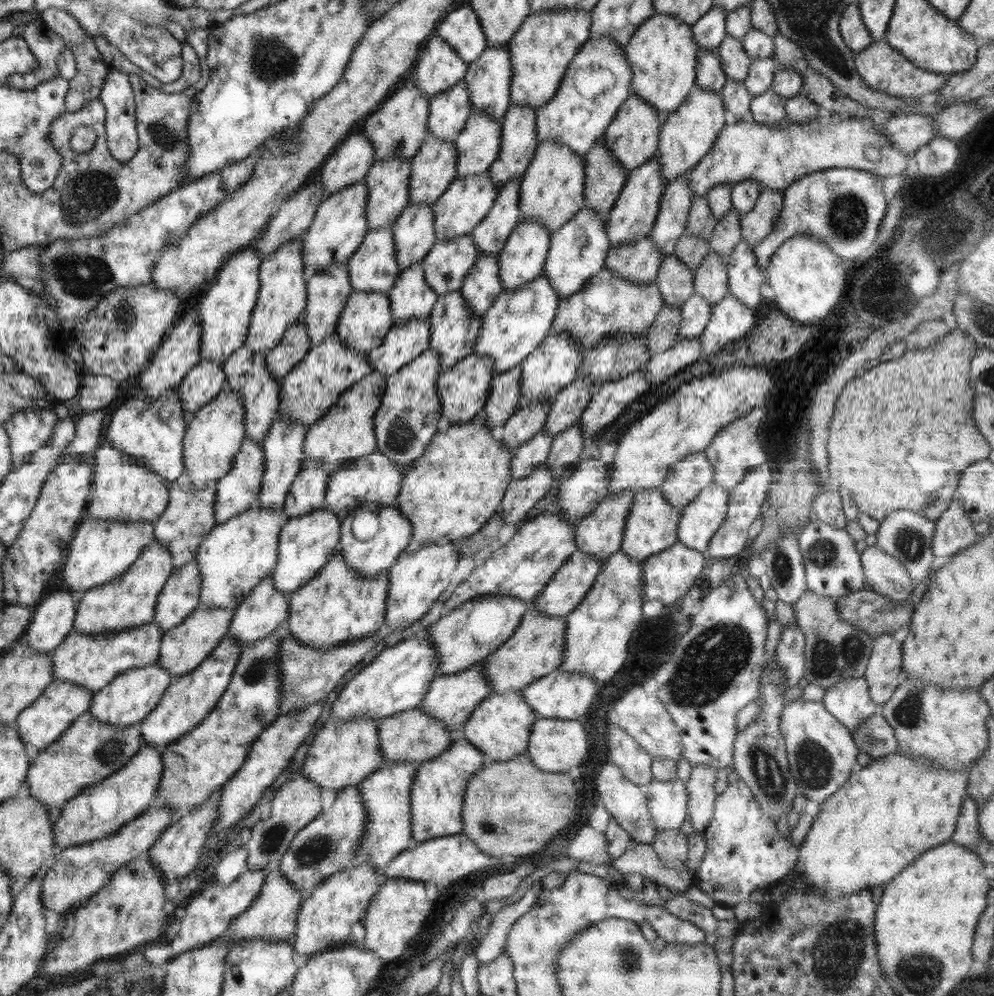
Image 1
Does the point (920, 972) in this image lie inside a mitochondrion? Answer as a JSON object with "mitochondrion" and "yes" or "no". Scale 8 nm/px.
{"mitochondrion":"yes"}

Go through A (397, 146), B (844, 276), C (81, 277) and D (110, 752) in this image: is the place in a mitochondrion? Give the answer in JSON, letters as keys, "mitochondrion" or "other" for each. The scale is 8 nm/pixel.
{"A":"mitochondrion","B":"other","C":"mitochondrion","D":"mitochondrion"}

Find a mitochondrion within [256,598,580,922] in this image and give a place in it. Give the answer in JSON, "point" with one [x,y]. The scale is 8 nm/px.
{"point":[317,848]}

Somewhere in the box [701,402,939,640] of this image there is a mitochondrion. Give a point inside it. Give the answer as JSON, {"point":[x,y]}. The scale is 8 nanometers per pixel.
{"point":[909,542]}

